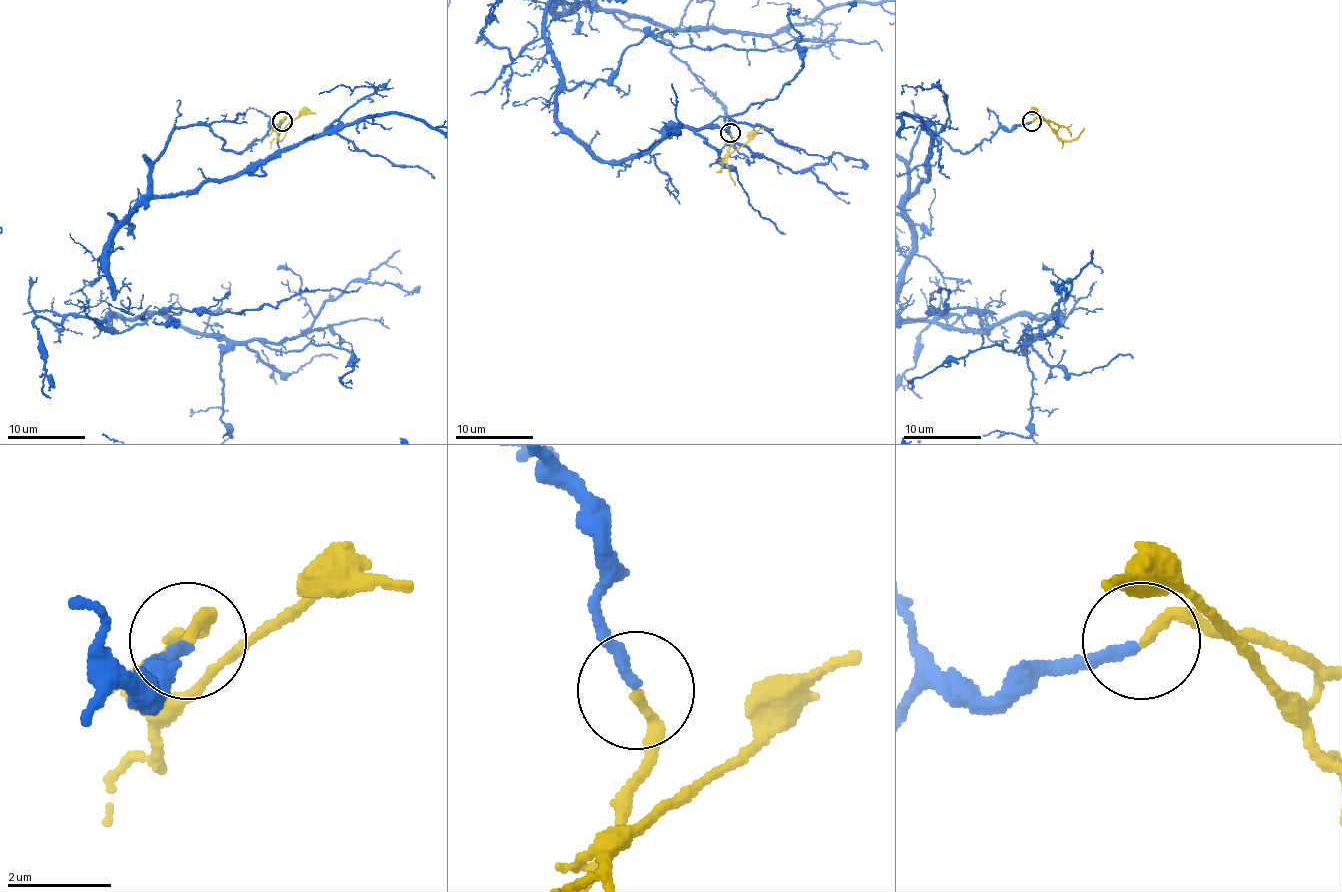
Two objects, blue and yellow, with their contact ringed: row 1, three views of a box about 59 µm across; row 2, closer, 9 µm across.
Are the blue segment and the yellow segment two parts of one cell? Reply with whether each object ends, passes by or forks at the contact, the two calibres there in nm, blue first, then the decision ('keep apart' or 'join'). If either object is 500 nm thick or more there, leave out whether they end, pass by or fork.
blue ends | yellow ends | 200/200 nm | join

